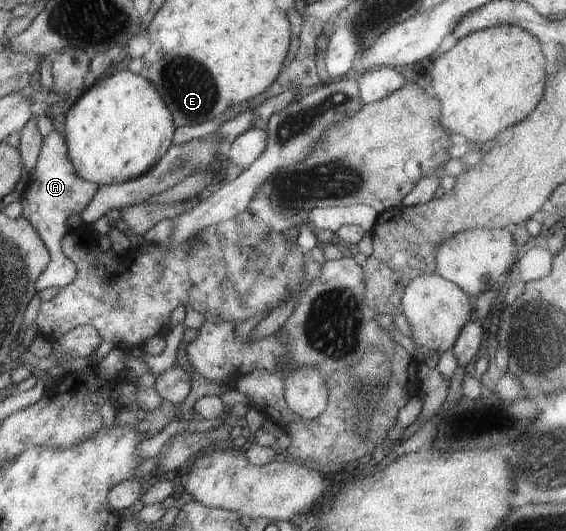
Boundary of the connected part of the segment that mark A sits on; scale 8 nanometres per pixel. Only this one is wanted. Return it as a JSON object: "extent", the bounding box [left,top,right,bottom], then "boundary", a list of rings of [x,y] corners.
{"extent":[20,131,97,319],"boundary":[[[50,131],[46,137],[43,137],[38,157],[34,169],[31,173],[32,185],[30,189],[24,191],[22,199],[20,199],[21,216],[32,225],[32,229],[36,231],[36,235],[40,237],[40,241],[44,243],[49,253],[49,262],[46,269],[37,277],[35,281],[34,296],[30,299],[30,305],[27,305],[22,319],[34,319],[36,311],[38,311],[38,293],[47,287],[66,287],[68,283],[72,283],[76,269],[74,269],[72,261],[64,255],[60,243],[62,237],[71,232],[65,224],[68,216],[79,214],[88,202],[92,199],[92,195],[96,193],[97,185],[82,179],[76,175],[70,159],[67,155],[67,145],[64,138],[54,131]]]}

